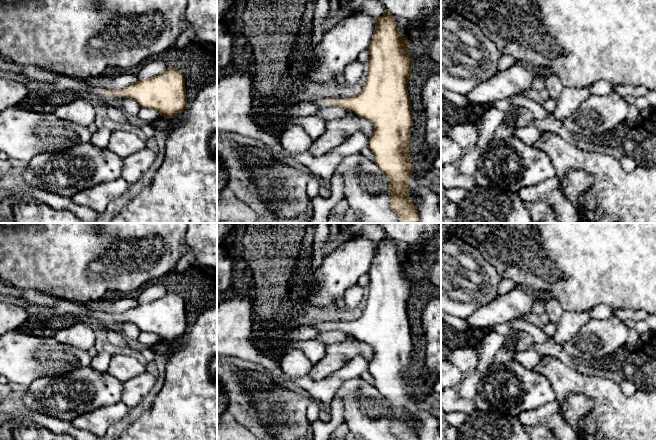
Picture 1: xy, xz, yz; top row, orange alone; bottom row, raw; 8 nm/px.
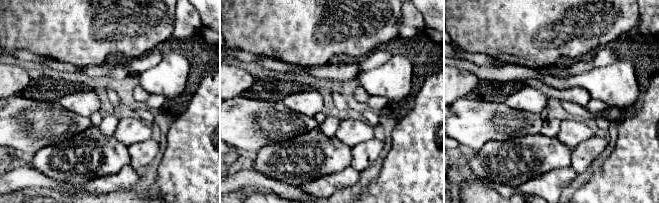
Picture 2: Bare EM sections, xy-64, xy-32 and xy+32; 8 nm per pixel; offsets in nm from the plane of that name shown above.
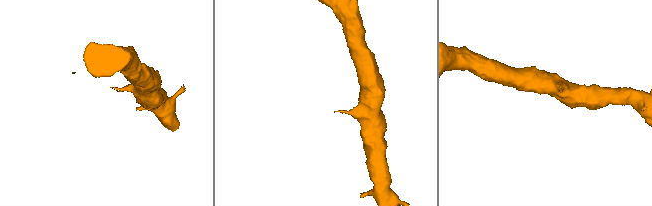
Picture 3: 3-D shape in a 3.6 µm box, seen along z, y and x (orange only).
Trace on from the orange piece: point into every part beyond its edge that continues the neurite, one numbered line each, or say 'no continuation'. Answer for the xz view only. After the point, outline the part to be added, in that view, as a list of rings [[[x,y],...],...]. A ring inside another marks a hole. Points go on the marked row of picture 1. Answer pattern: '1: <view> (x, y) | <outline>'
1: xz (321, 103) | [[[325,99],[315,100],[313,101],[314,104],[316,104],[319,108],[325,108],[325,107],[333,107],[336,106],[334,104],[329,104],[325,101]]]

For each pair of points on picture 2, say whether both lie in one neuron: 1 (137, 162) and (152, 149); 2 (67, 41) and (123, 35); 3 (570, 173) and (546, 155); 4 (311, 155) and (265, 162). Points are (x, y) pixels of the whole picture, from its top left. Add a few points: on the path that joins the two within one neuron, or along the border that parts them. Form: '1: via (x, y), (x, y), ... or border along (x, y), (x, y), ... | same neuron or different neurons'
1: via (141, 158), (148, 151) | same neuron
2: via (81, 35), (109, 35) | same neuron
3: border along (570, 166), (556, 168), (541, 175) | different neurons
4: via (300, 160), (276, 161) | same neuron

